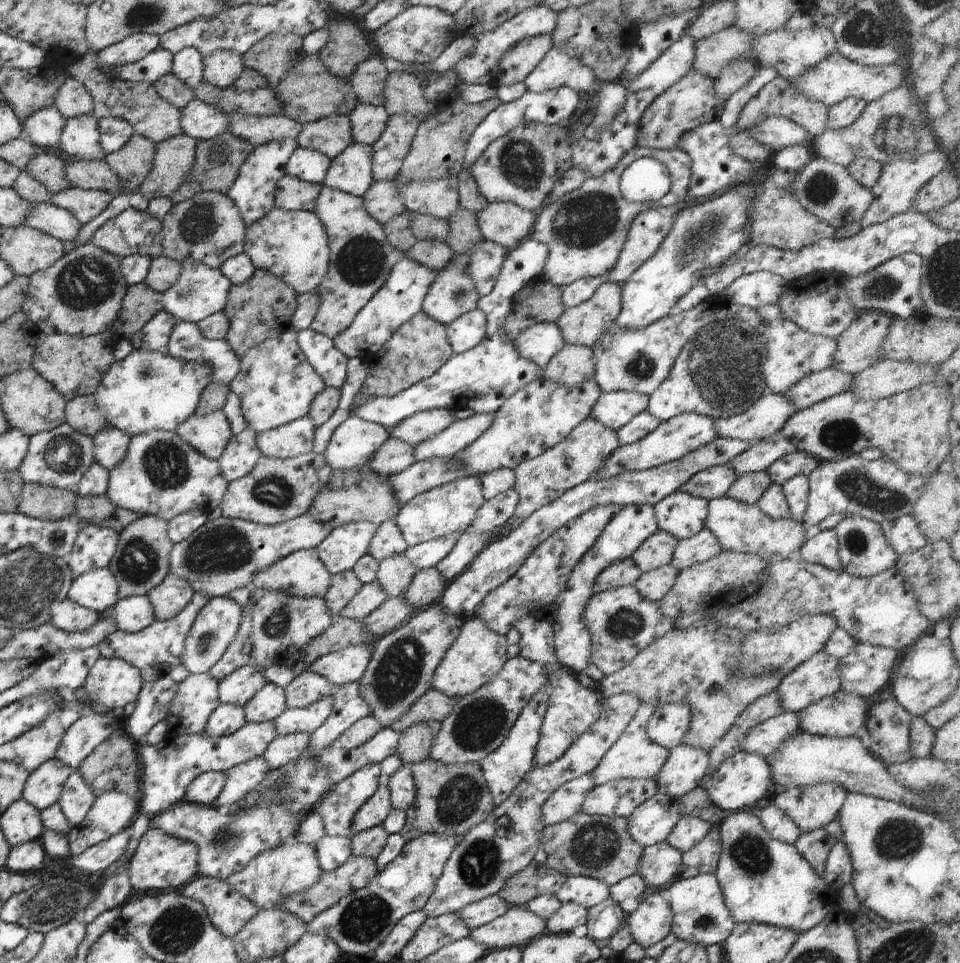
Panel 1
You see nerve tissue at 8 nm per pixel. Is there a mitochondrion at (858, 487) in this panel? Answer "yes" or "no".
yes

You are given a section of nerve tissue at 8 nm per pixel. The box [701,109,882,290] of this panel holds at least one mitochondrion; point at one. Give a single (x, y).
(821, 188)

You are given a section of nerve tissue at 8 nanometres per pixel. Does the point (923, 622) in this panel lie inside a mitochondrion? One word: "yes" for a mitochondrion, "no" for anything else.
no

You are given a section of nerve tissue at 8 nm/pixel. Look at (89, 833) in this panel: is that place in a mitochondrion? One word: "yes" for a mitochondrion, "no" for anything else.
no

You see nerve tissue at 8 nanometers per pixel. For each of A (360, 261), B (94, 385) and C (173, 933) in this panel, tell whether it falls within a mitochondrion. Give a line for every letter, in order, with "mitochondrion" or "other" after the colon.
A: mitochondrion
B: other
C: mitochondrion

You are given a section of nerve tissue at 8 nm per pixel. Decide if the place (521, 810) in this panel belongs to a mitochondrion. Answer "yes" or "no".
no

